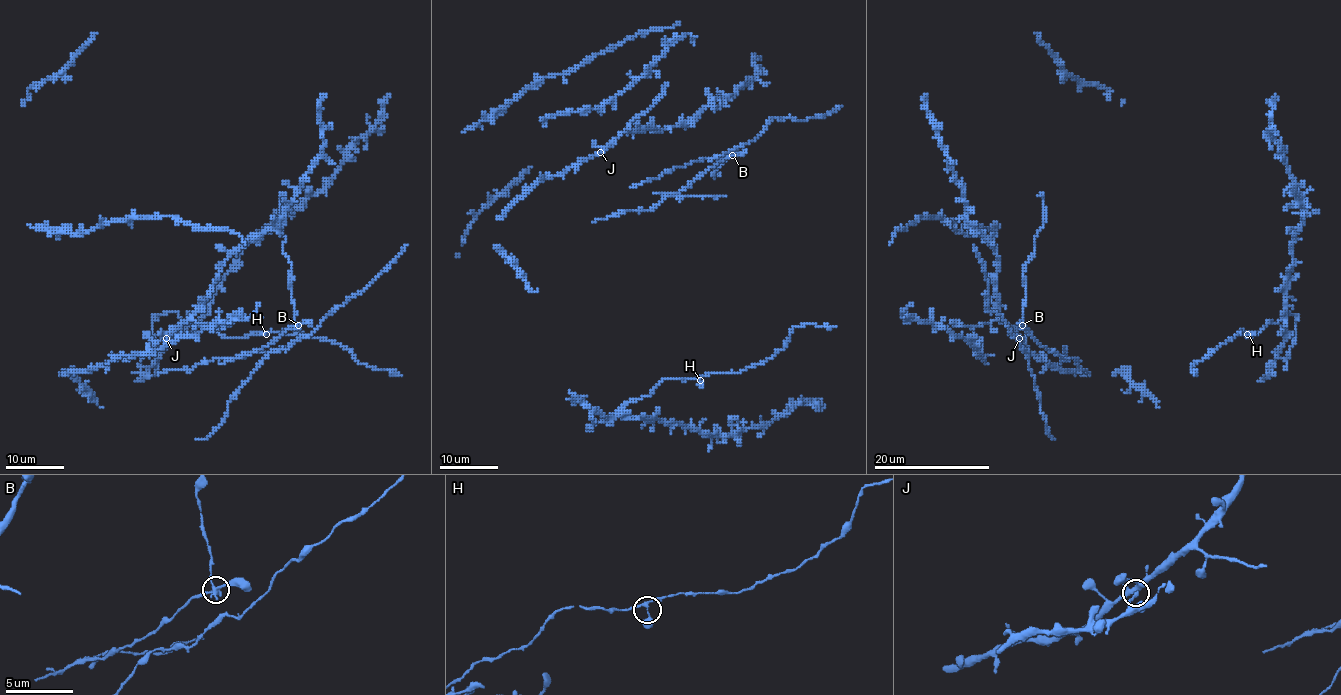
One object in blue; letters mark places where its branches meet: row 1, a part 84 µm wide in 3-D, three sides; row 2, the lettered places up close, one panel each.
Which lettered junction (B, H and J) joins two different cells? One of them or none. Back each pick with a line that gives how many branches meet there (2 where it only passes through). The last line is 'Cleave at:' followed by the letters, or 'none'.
B: Branches: 3
Cleave at: B

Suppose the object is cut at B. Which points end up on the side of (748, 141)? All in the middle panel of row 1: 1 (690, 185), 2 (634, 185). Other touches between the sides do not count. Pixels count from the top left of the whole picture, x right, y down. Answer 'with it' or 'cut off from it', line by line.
1: cut off from it
2: with it

